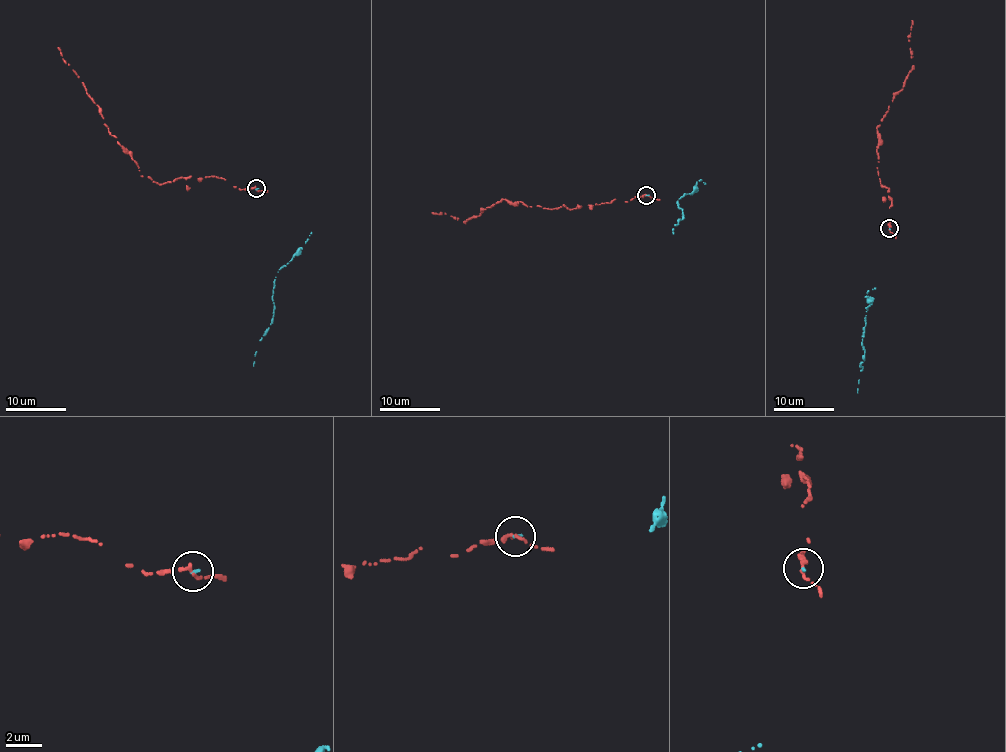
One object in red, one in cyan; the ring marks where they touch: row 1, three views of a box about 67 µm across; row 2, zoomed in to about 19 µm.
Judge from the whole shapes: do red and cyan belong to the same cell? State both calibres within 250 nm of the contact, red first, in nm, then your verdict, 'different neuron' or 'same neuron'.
200 nm thick on the red side, 130 nm on the other; same neuron

